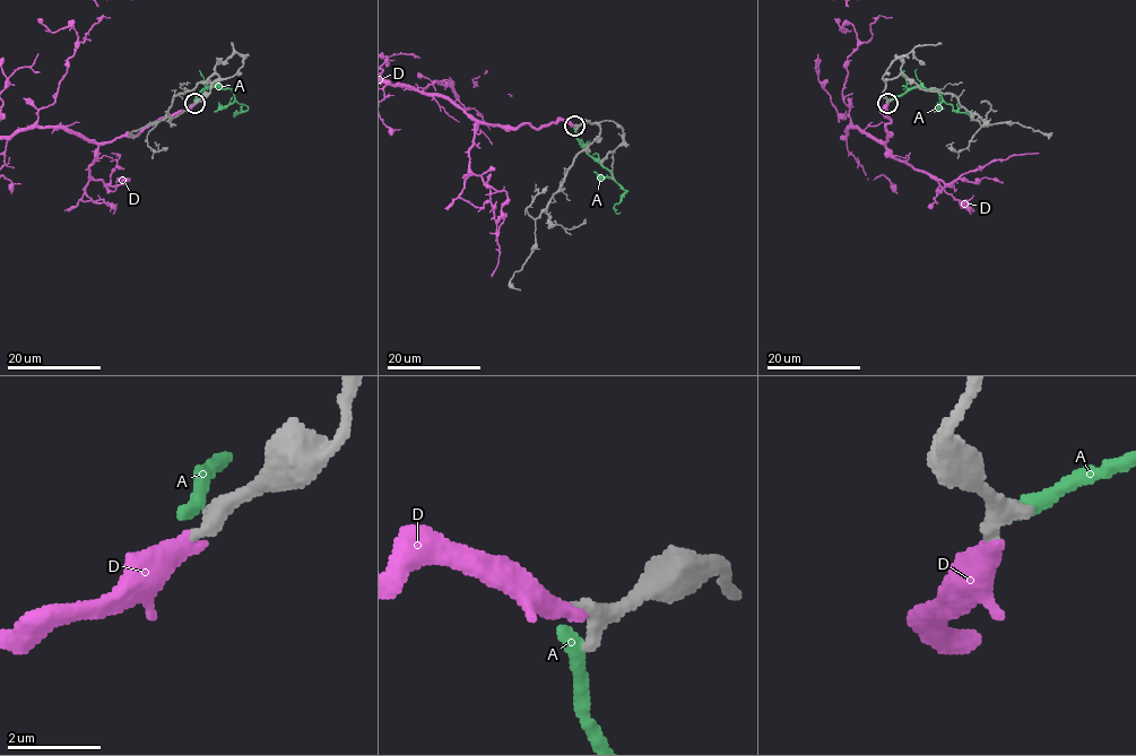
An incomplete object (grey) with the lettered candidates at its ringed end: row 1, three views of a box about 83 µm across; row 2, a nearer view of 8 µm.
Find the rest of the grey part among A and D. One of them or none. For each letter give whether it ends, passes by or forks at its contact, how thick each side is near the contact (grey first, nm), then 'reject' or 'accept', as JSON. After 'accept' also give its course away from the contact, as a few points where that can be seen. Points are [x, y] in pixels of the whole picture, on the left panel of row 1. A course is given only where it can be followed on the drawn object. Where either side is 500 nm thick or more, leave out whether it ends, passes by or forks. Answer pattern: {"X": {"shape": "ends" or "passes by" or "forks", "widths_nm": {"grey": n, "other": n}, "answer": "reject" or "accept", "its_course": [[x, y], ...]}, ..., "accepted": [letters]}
{"A": {"shape": "ends", "widths_nm": {"grey": 440, "other": 400}, "answer": "reject"}, "D": {"shape": "ends", "widths_nm": {"grey": 400, "other": 440}, "answer": "accept"}, "accepted": ["D"]}

